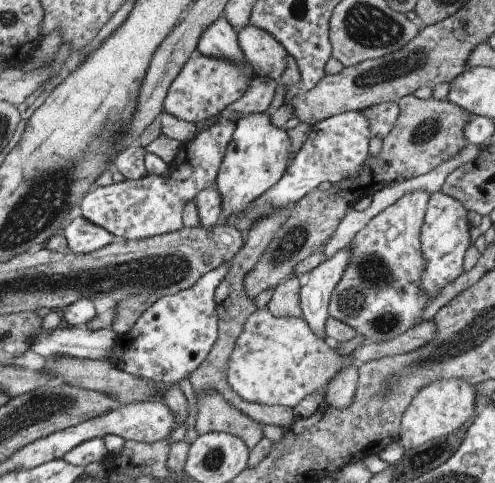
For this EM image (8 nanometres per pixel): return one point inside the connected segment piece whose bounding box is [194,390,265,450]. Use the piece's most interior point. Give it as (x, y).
(214, 413)

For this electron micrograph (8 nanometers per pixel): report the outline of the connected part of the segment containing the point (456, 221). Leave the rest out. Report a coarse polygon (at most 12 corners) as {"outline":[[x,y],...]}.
{"outline":[[431,194],[420,229],[420,291],[435,299],[464,271],[468,214]]}

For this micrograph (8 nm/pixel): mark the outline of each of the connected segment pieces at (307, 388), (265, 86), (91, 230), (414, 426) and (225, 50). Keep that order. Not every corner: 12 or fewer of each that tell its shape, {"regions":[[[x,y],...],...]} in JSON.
{"regions":[[[252,313],[228,361],[246,402],[293,409],[354,363],[303,317]],[[254,76],[246,94],[219,116],[266,113],[278,83]],[[77,213],[64,229],[68,248],[88,254],[117,238]],[[464,378],[424,386],[397,443],[412,450],[455,433],[475,412]],[[226,17],[202,32],[197,51],[208,58],[247,60]]]}

